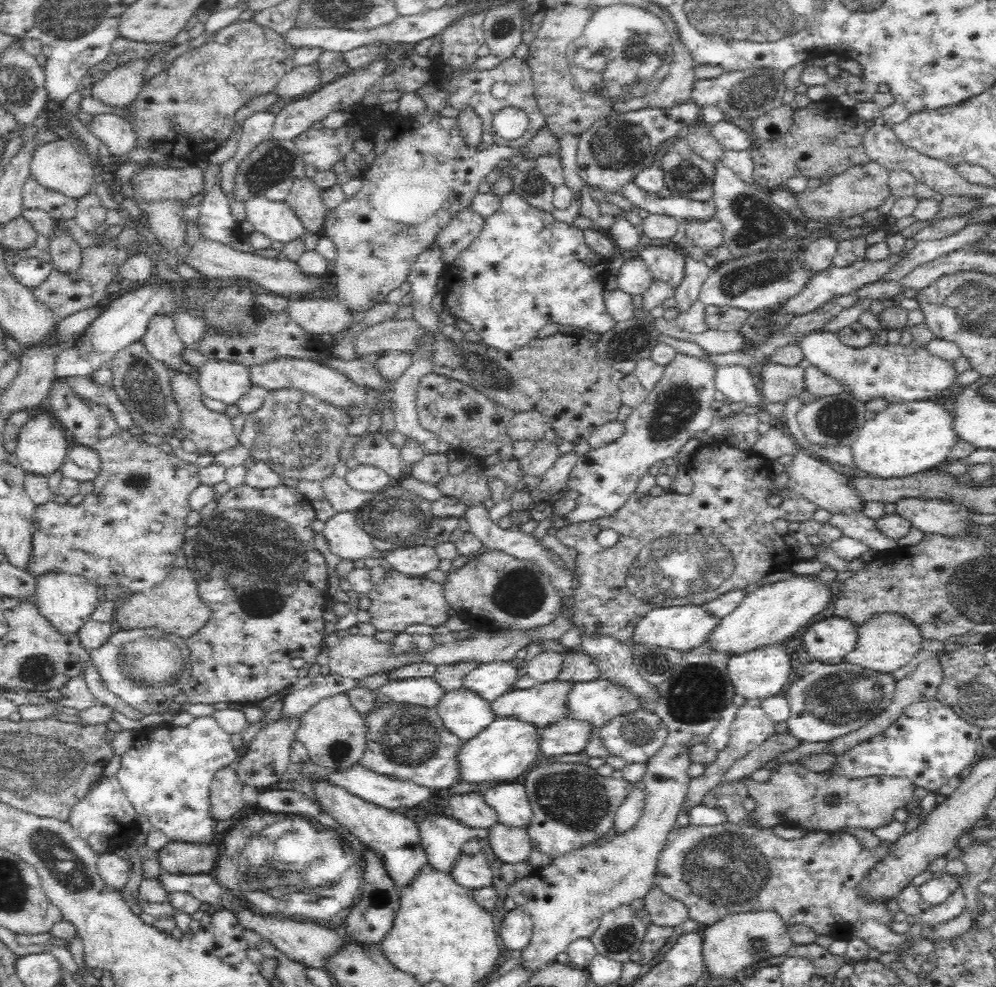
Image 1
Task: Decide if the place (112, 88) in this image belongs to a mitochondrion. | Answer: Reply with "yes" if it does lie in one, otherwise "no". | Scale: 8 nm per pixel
no

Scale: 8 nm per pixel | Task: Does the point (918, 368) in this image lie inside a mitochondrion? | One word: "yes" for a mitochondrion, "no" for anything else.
yes

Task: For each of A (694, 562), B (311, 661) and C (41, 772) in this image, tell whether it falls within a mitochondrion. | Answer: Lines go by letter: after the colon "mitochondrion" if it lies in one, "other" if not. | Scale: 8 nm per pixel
A: mitochondrion
B: other
C: mitochondrion

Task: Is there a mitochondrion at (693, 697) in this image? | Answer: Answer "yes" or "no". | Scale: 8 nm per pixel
yes

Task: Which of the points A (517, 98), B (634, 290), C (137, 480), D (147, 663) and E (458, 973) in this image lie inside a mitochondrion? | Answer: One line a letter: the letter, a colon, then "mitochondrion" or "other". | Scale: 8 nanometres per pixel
A: other
B: other
C: mitochondrion
D: mitochondrion
E: other

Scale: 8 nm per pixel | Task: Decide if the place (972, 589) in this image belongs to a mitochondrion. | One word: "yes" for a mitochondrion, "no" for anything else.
yes

